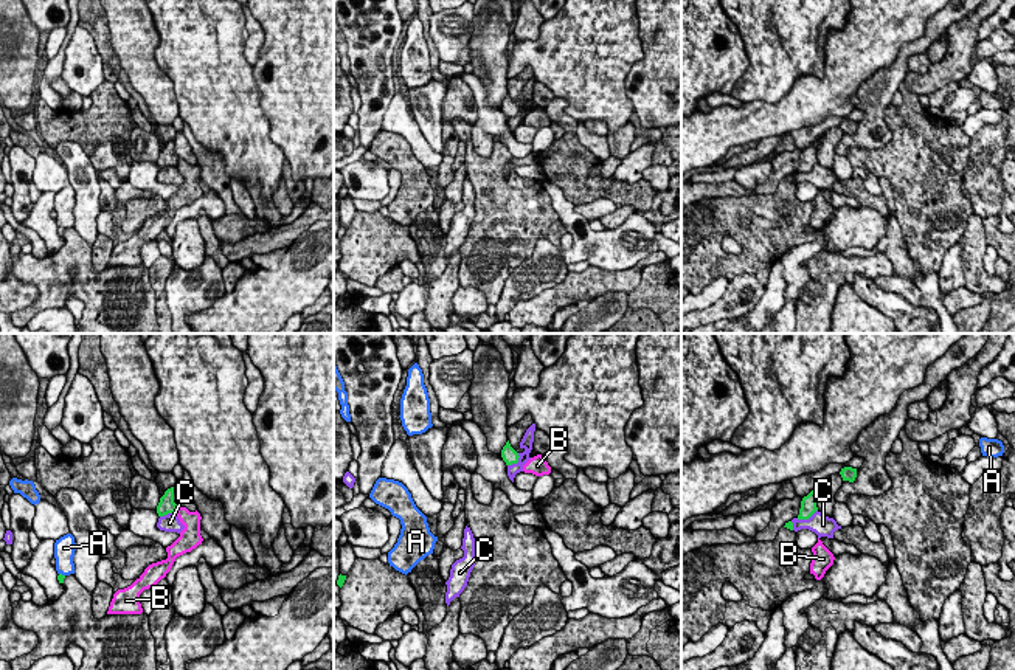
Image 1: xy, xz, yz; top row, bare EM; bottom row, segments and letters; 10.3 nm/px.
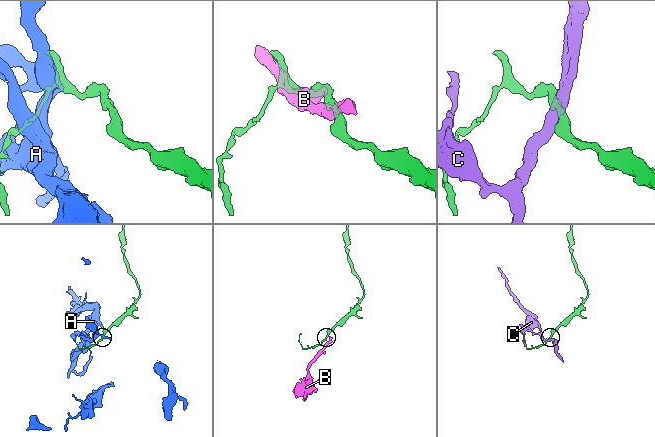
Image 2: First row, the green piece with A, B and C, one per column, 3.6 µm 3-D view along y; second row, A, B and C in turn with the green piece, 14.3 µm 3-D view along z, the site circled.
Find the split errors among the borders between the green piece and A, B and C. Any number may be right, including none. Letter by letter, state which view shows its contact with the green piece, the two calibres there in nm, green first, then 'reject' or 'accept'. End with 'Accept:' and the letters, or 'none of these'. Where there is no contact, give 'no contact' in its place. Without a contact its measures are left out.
A: meets green in xy; 70 nm thick on the green side, 220 nm on the other; reject
B: meets green in xy; 170 nm thick on the green side, 190 nm on the other; reject
C: meets green in yz; 160 nm thick on the green side, 220 nm on the other; reject
Accept: none of these

